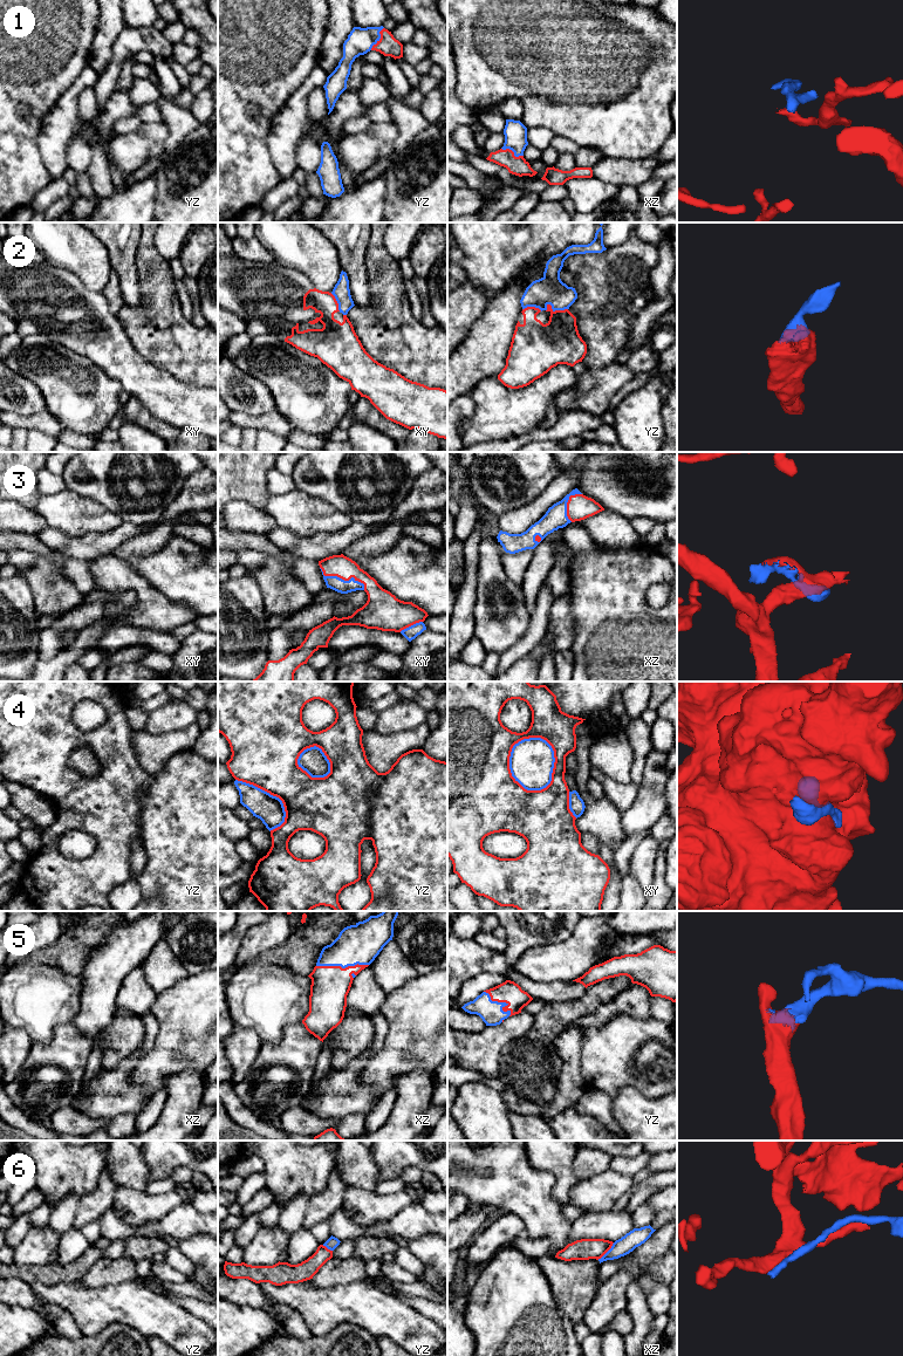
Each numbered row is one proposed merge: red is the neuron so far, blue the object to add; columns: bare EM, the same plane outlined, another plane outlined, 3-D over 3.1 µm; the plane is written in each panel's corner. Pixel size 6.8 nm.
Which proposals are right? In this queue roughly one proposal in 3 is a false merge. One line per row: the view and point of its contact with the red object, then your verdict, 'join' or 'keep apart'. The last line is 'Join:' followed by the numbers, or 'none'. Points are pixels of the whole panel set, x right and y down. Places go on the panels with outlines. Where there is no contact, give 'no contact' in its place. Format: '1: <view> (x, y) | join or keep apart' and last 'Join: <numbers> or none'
1: yz (380, 39) | join
2: yz (556, 310) | keep apart
3: xy (342, 579) | join
4: xy (510, 769) | keep apart
5: xz (341, 967) | join
6: xz (606, 1252) | keep apart
Join: 1, 3, 5

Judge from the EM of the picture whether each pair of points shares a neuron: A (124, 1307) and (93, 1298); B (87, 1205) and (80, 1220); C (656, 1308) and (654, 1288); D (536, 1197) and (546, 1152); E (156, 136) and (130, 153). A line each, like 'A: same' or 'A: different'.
A: same
B: same
C: same
D: different
E: same

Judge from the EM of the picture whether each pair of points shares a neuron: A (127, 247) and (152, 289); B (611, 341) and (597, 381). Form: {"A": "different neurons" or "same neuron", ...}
{"A": "different neurons", "B": "different neurons"}

